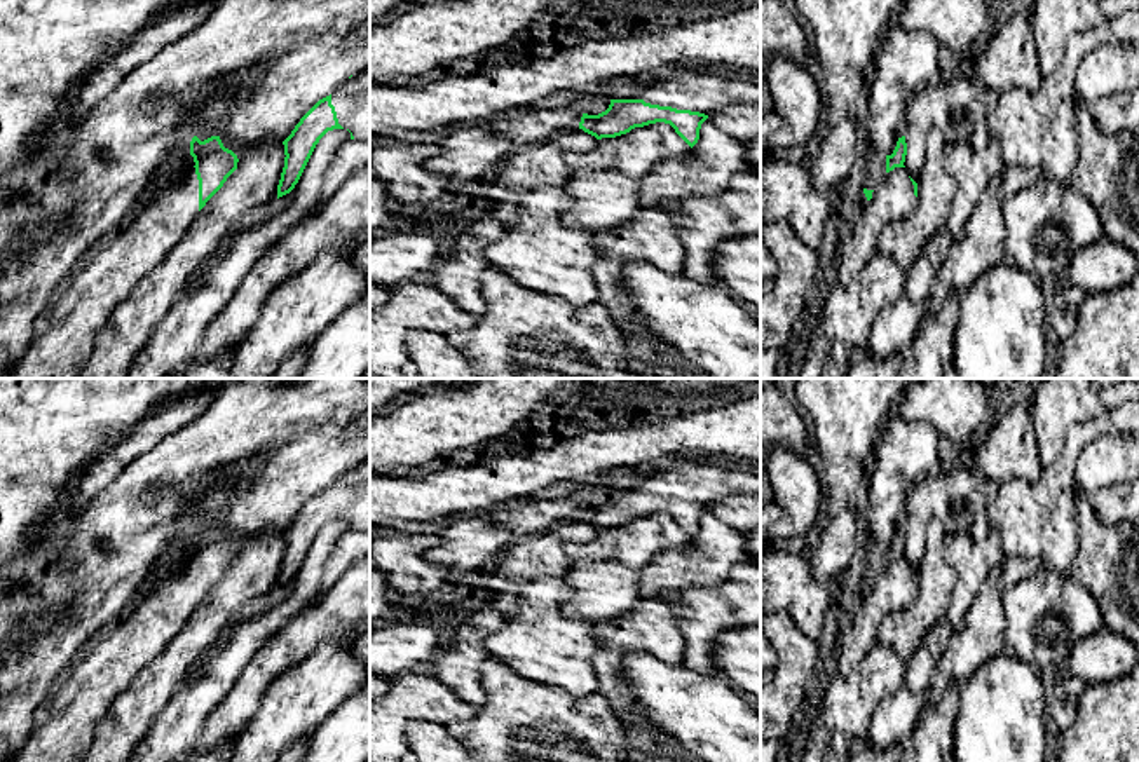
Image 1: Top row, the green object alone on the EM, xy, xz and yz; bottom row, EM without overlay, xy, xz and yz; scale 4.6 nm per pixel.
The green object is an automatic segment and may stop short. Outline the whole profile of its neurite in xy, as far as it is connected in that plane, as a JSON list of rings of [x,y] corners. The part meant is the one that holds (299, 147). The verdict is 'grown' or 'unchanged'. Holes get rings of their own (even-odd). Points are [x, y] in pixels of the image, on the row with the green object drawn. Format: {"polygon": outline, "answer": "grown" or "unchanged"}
{"polygon": [[[370,68],[351,75],[333,94],[319,99],[283,141],[286,157],[277,199],[295,188],[316,145],[333,129],[347,129],[351,139],[370,141]]], "answer": "grown"}

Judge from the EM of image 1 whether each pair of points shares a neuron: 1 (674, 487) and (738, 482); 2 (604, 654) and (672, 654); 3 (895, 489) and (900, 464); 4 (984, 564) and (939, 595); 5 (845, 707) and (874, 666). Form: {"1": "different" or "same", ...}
{"1": "same", "2": "same", "3": "same", "4": "different", "5": "same"}

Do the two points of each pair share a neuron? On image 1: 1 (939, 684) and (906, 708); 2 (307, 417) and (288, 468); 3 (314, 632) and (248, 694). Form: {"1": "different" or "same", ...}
{"1": "different", "2": "different", "3": "same"}

